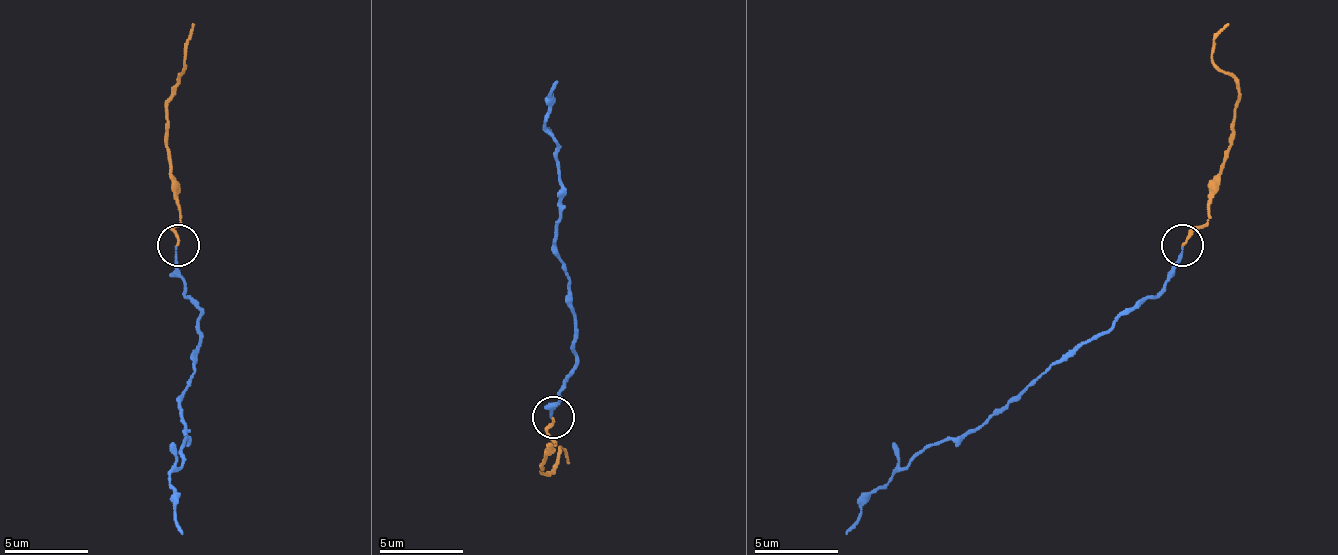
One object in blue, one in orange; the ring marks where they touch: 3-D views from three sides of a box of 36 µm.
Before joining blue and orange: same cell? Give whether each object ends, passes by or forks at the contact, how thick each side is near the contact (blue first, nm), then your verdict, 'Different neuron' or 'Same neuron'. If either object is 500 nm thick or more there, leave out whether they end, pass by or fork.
At the ring blue ends. At the ring orange ends. Thickness 110 nm (blue) against 150 nm. Different neuron

